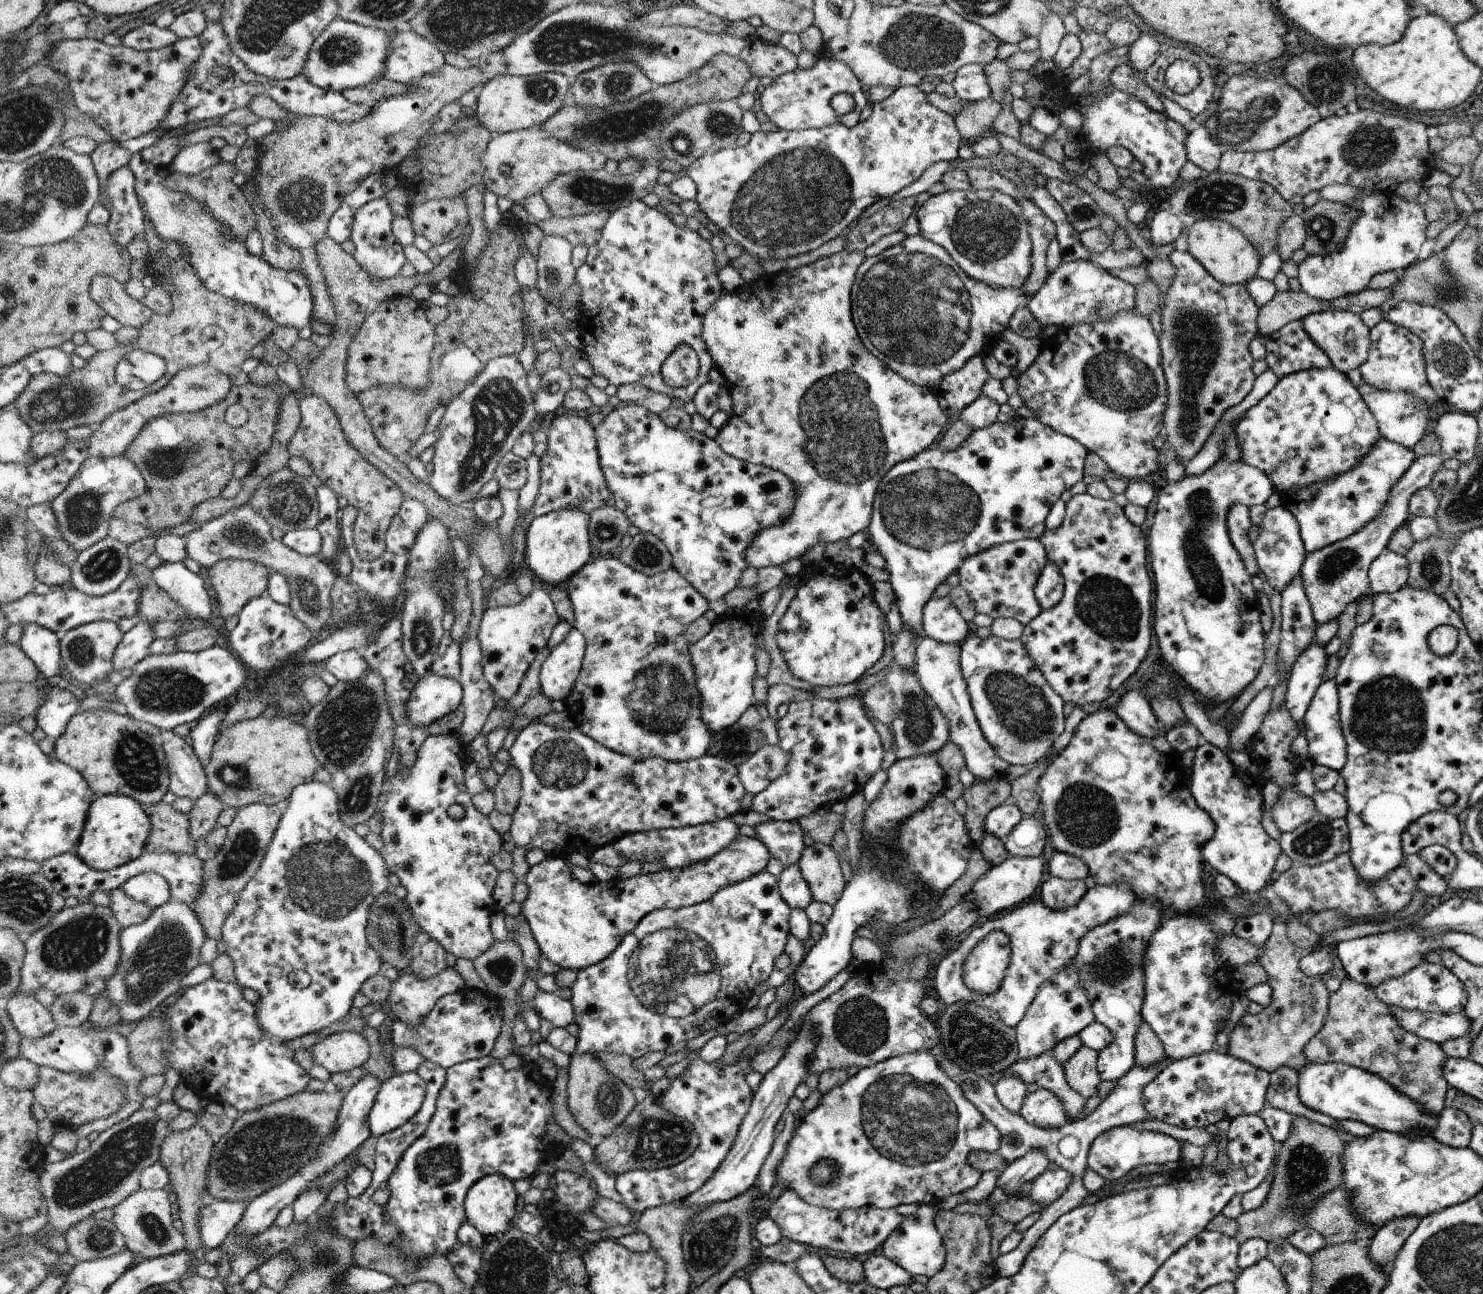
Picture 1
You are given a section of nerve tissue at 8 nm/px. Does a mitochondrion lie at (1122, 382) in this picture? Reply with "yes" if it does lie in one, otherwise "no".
yes

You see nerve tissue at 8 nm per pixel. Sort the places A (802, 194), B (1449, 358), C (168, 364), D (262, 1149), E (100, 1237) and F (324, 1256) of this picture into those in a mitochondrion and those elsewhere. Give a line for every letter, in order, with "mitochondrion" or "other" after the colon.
A: mitochondrion
B: mitochondrion
C: other
D: mitochondrion
E: mitochondrion
F: mitochondrion

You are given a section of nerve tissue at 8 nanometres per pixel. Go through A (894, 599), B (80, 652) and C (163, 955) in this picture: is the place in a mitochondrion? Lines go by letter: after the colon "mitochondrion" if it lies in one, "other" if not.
A: other
B: mitochondrion
C: mitochondrion

